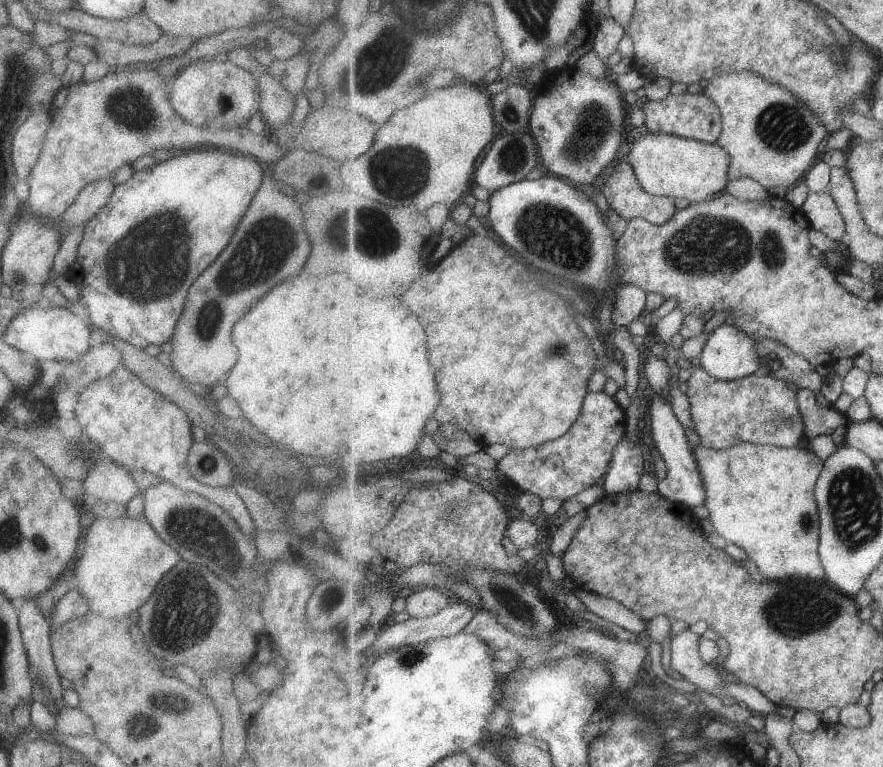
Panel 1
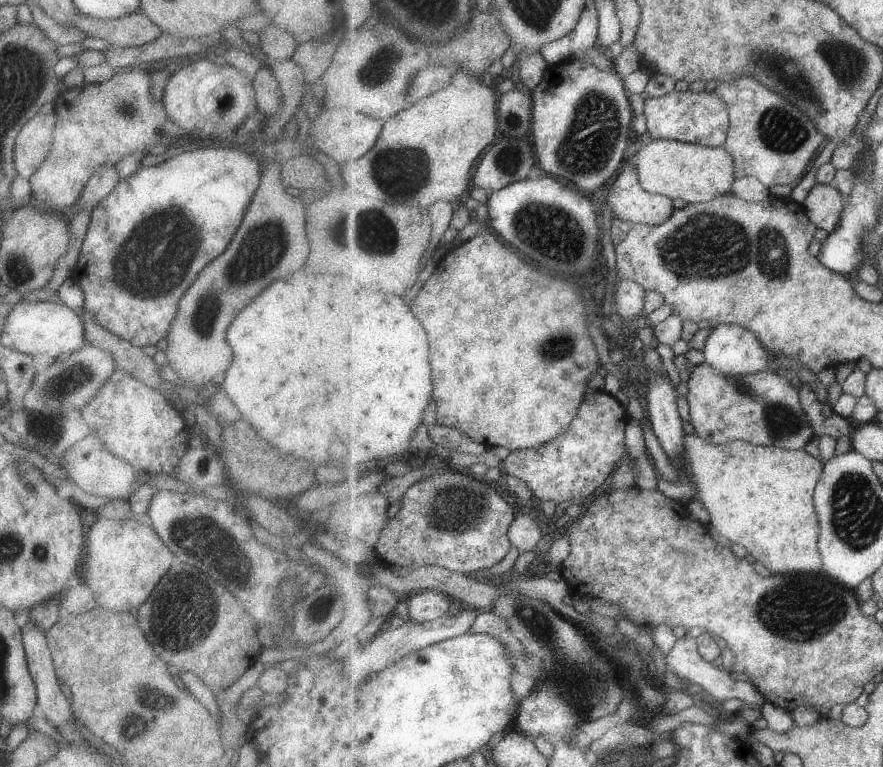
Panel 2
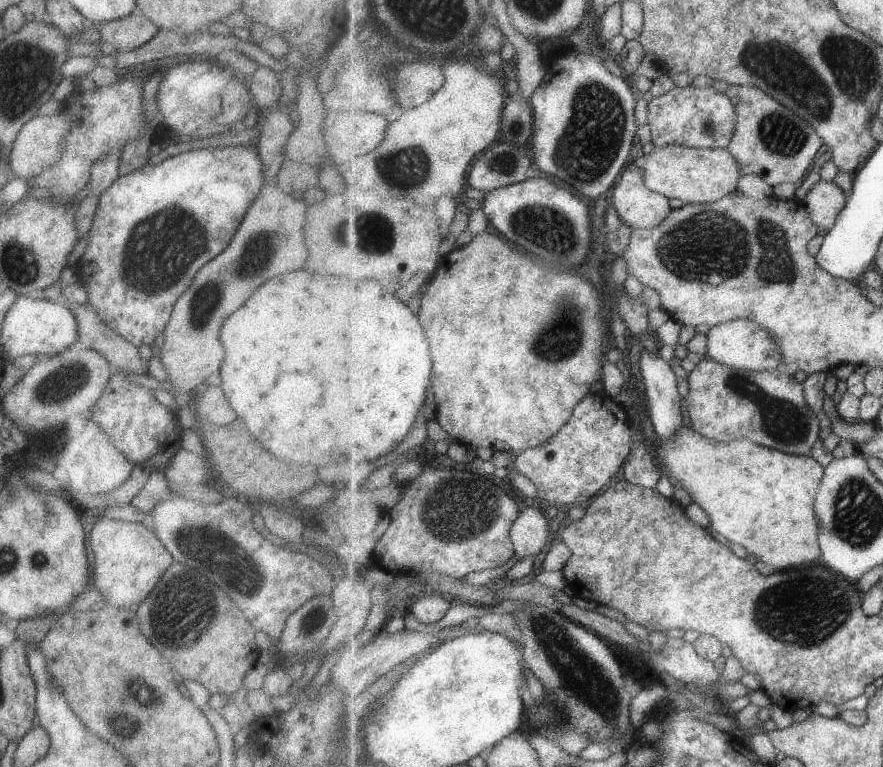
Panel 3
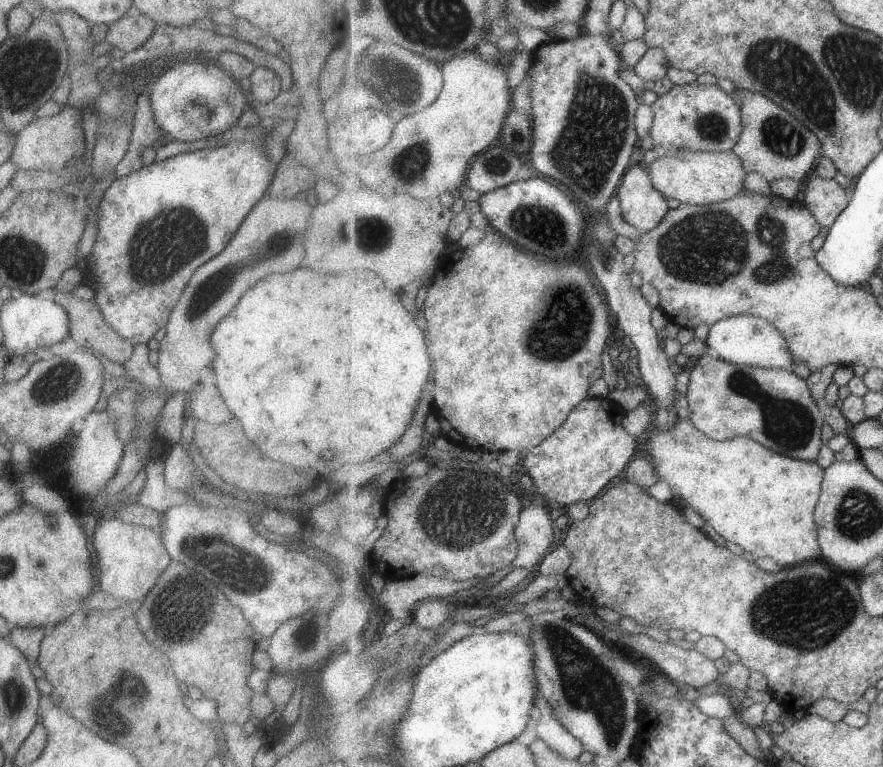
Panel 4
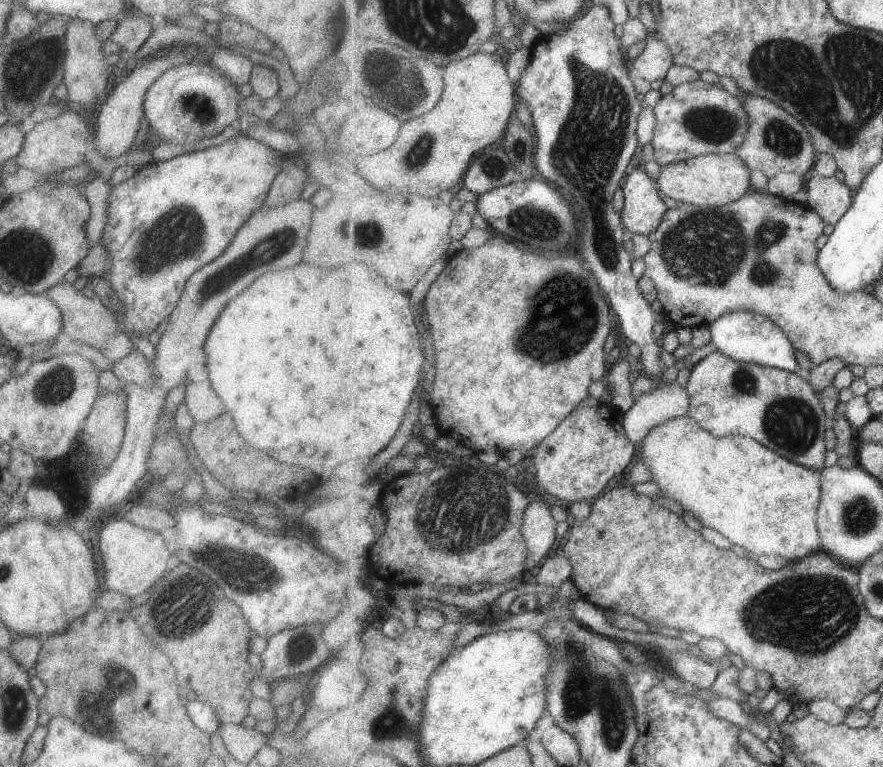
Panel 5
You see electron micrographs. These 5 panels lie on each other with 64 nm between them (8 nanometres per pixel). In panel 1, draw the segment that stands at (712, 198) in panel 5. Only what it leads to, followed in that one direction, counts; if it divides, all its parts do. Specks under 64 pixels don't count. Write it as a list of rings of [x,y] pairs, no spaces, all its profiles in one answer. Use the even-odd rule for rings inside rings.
[[[649,130],[634,143],[626,159],[636,167],[643,187],[659,197],[688,198],[697,203],[726,192],[732,182],[732,156],[720,144]]]

